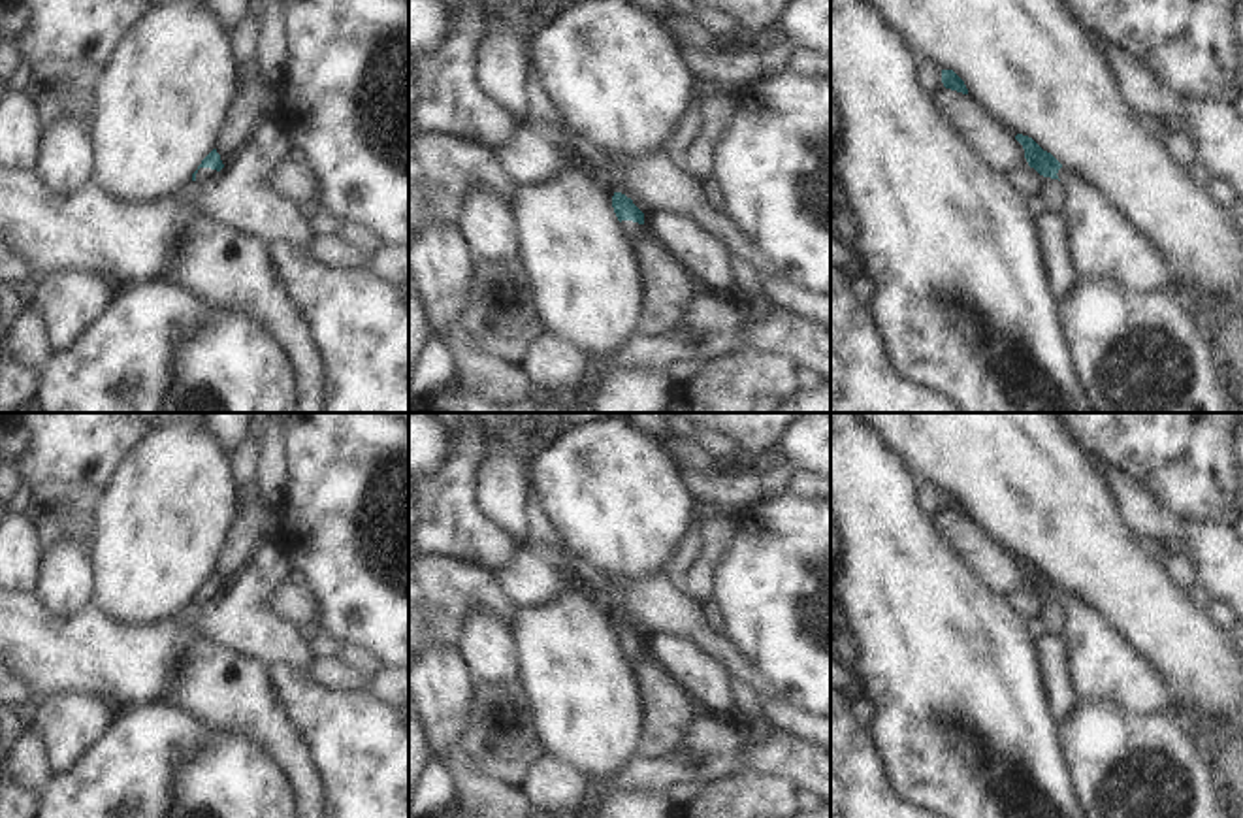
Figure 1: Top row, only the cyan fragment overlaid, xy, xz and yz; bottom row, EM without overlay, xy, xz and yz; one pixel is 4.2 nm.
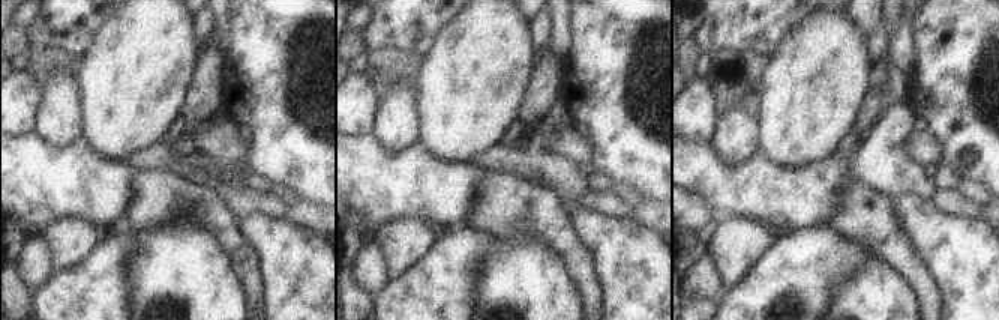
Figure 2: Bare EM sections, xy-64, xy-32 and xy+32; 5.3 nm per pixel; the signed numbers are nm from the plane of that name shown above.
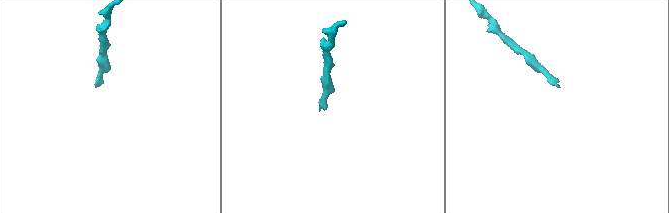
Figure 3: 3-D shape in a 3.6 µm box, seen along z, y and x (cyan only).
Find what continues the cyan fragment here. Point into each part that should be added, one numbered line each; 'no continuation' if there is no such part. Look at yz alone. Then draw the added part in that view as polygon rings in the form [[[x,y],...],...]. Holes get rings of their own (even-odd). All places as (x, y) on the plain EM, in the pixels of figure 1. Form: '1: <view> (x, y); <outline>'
1: yz (1104, 666); [[[1062,588],[1062,639],[1077,699],[1115,703],[1132,714],[1158,714],[1175,703],[1162,675],[1092,605]]]

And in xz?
1: xz (633, 653); [[[622,643],[620,646],[631,665],[635,665],[635,662],[644,654],[644,646],[633,643]]]

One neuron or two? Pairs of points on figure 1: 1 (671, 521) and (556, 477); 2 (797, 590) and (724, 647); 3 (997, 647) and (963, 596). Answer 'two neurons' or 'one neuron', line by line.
1: one neuron
2: two neurons
3: one neuron

